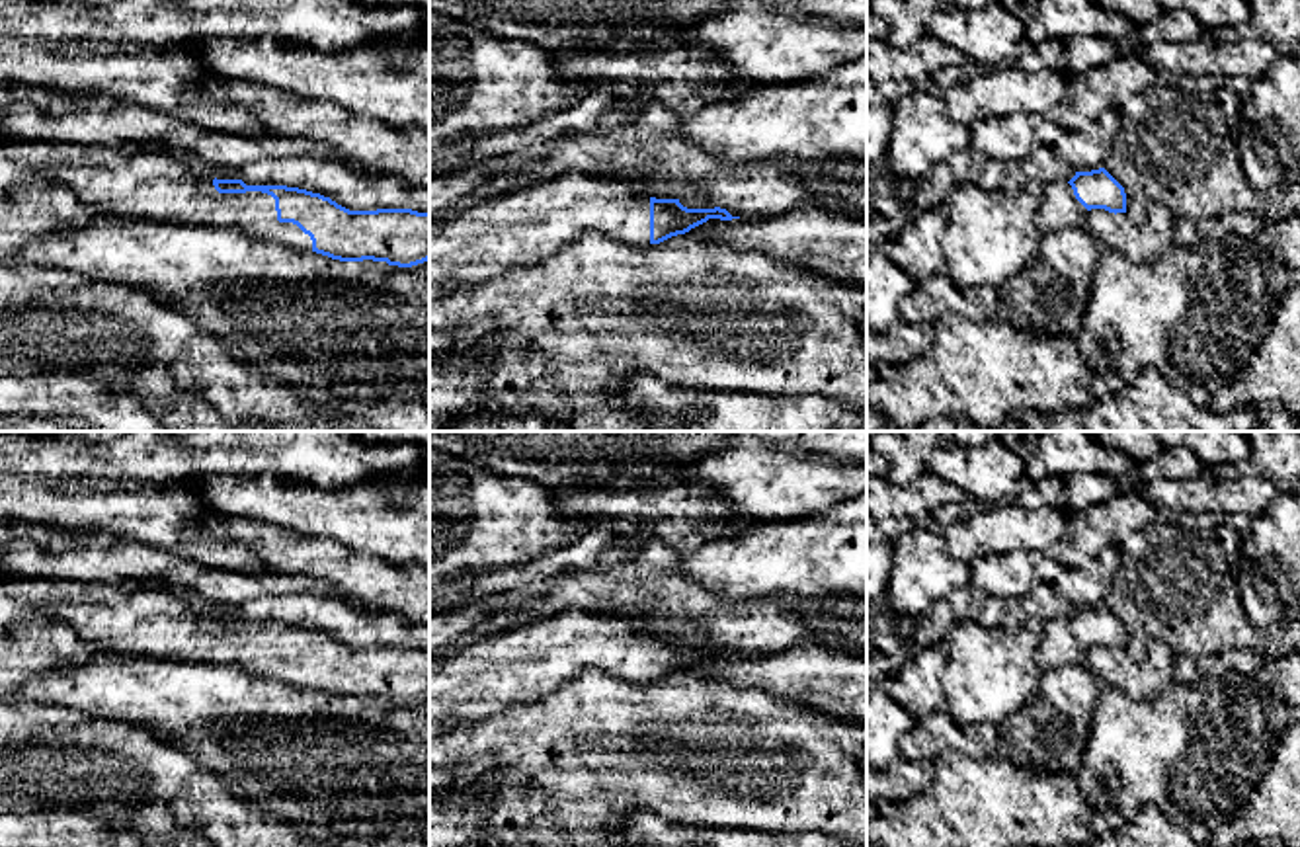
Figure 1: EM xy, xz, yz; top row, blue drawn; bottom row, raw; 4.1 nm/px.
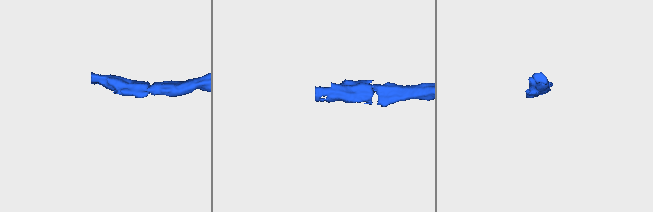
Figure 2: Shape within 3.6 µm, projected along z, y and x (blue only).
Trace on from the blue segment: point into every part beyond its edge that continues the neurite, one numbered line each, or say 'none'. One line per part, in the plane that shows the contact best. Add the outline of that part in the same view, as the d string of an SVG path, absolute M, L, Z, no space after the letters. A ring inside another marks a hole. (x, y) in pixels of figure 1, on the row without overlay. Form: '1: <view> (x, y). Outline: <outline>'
1: xy (153, 623). Outline: M146 589L123 601L57 603L37 613L64 621L103 652L176 662L226 664L262 679L312 689L312 677L293 660L279 660L275 636L262 628L219 630L197 601Z

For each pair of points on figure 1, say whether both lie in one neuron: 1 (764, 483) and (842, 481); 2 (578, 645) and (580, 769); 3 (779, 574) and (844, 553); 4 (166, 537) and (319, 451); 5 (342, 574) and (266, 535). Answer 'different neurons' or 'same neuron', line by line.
1: same neuron
2: different neurons
3: same neuron
4: different neurons
5: same neuron

